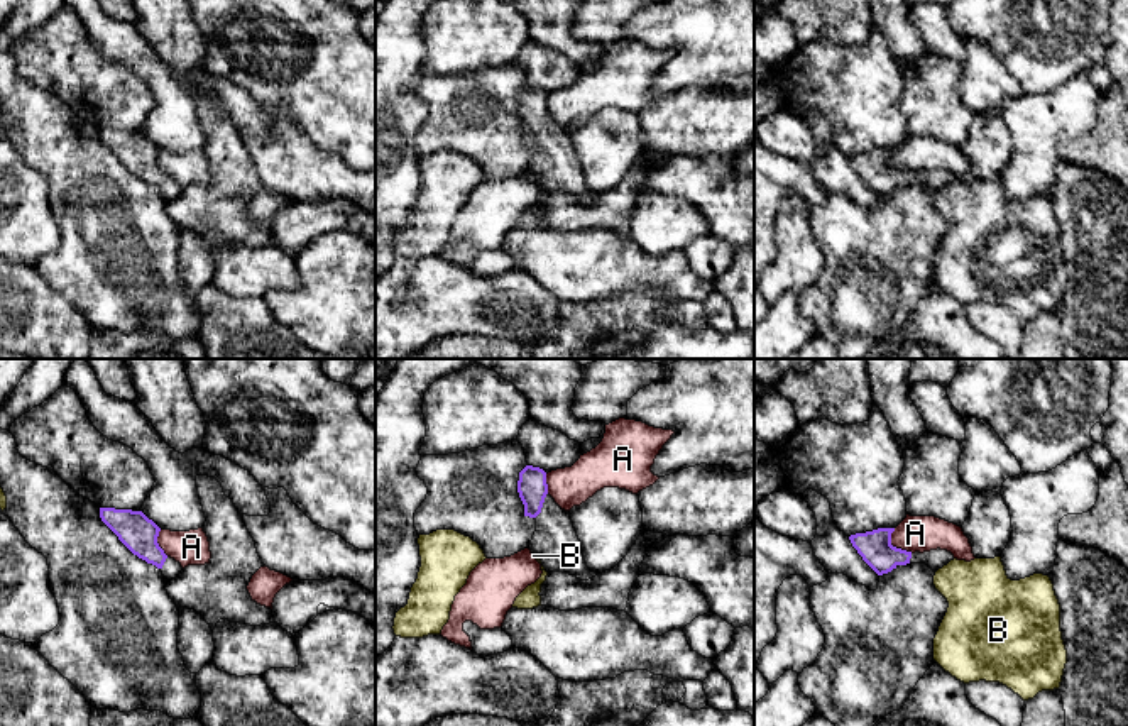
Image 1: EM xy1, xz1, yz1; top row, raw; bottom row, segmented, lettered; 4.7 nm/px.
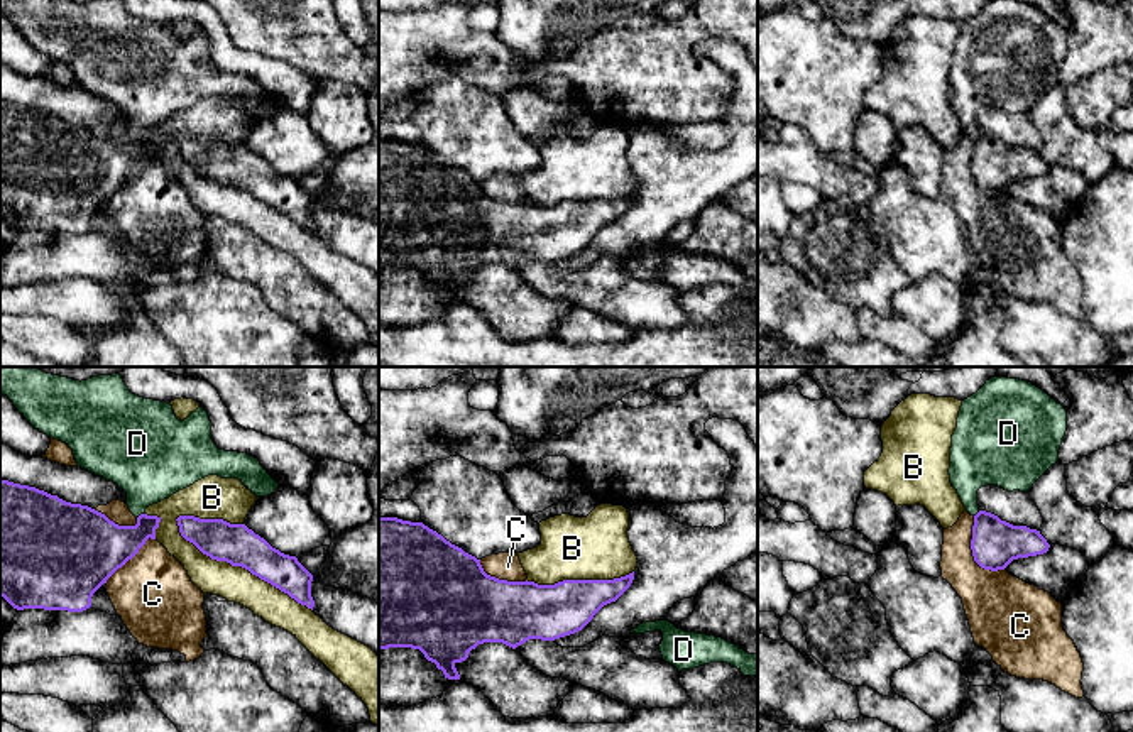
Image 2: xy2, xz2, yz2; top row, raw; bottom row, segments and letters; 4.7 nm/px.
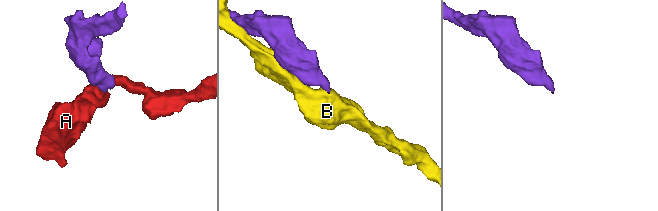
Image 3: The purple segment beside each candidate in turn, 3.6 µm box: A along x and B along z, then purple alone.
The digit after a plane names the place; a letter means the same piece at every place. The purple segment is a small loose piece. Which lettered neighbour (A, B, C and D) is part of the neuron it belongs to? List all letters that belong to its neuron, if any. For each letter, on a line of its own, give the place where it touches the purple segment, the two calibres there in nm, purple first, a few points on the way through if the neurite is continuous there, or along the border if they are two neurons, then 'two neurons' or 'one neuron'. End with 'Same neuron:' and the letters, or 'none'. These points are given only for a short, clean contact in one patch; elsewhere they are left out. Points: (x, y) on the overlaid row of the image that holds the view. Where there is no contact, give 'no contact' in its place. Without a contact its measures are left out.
A: contact yz1 (895, 547); calibres 160 and 180 nm; border yz1 (893, 528), (892, 544), (912, 552); two neurons
B: contact xy2 (239, 565); calibres 190 and 170 nm; two neurons
C: contact yz2 (973, 553); calibres 220 and 280 nm; two neurons
D: contact xy2 (139, 516); calibres 280 and 340 nm; border xy2 (142, 513), (137, 518); two neurons
Same neuron: none

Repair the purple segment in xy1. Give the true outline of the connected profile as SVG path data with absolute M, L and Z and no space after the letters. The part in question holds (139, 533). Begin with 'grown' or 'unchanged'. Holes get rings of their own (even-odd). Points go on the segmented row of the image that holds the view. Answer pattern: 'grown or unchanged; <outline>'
grown; M100 508L100 518L134 555L156 565L166 580L181 574L181 564L157 543L161 528L142 511Z

